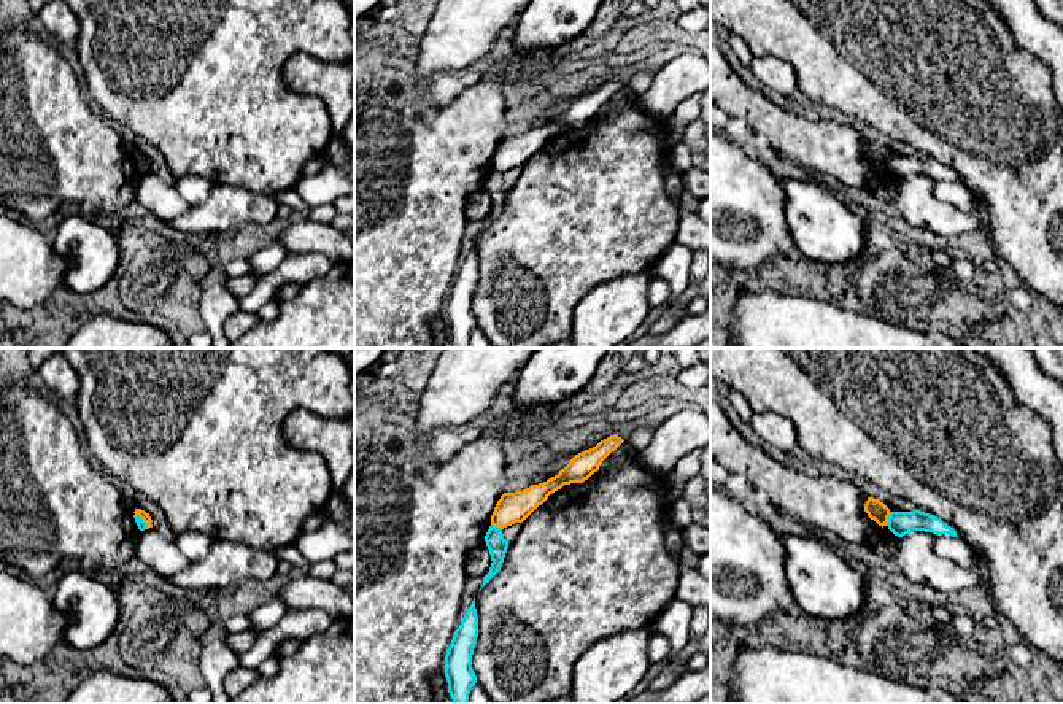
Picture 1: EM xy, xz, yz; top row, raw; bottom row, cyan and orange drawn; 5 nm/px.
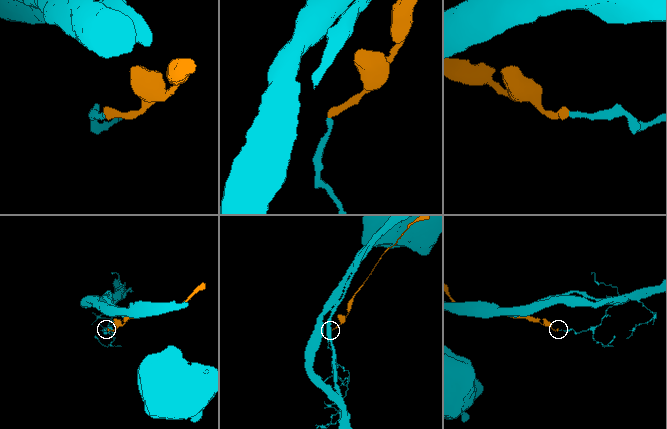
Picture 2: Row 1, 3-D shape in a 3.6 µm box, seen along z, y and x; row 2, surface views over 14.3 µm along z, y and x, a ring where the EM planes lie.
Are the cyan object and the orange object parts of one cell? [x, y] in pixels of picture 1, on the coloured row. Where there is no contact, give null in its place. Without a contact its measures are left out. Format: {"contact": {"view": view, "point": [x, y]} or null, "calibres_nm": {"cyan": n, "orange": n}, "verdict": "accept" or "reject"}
{"contact": {"view": "yz", "point": [889, 518]}, "calibres_nm": {"cyan": 120, "orange": 100}, "verdict": "reject"}

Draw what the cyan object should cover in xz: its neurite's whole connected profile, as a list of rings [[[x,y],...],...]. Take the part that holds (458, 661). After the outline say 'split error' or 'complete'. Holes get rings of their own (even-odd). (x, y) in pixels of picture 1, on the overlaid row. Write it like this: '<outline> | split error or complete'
[[[474,598],[445,655],[445,677],[453,704],[469,704],[470,690],[477,683],[477,675],[472,669],[477,637],[478,617]]] | complete

